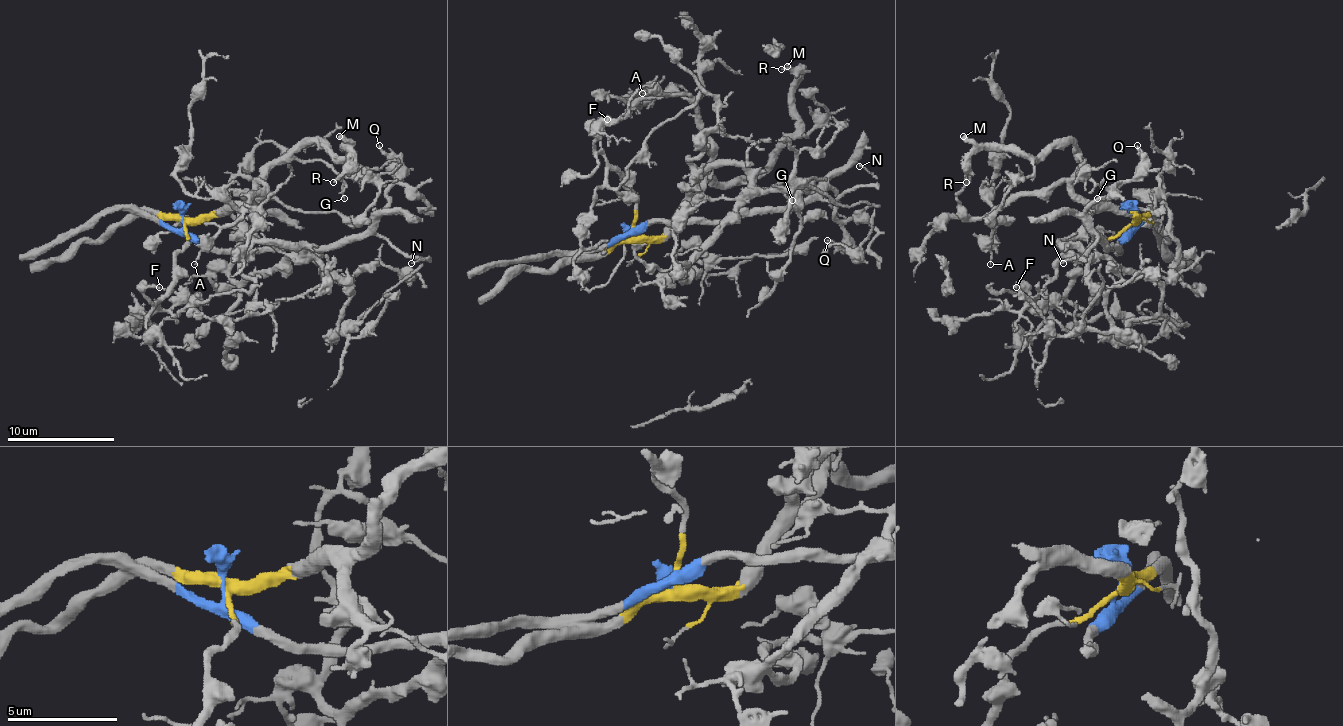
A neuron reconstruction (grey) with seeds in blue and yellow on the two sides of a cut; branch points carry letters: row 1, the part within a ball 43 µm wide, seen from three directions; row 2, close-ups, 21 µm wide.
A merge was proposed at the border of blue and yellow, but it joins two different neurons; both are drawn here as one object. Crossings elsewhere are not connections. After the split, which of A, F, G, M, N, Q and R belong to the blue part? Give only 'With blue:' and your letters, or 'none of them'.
With blue: N, Q

